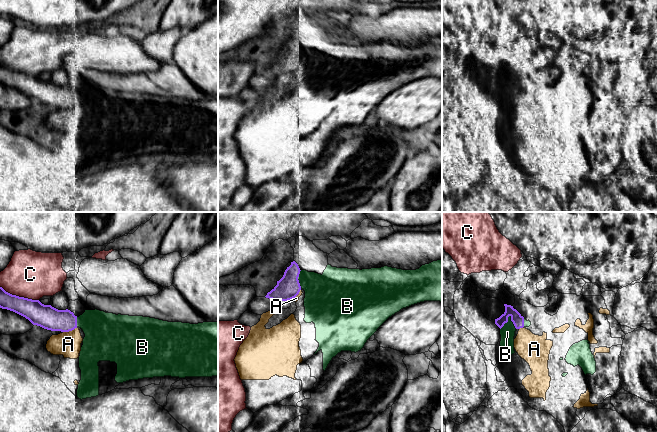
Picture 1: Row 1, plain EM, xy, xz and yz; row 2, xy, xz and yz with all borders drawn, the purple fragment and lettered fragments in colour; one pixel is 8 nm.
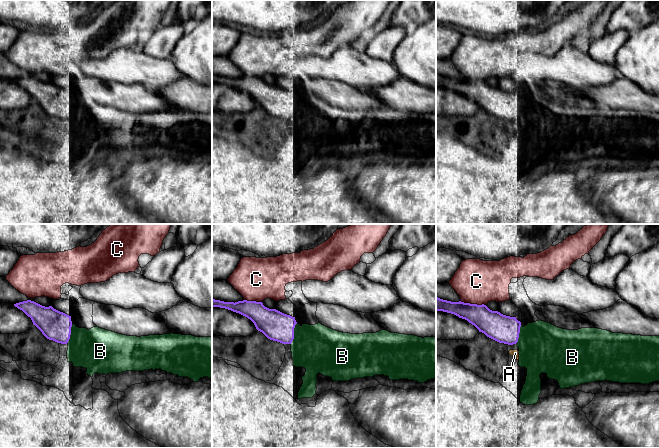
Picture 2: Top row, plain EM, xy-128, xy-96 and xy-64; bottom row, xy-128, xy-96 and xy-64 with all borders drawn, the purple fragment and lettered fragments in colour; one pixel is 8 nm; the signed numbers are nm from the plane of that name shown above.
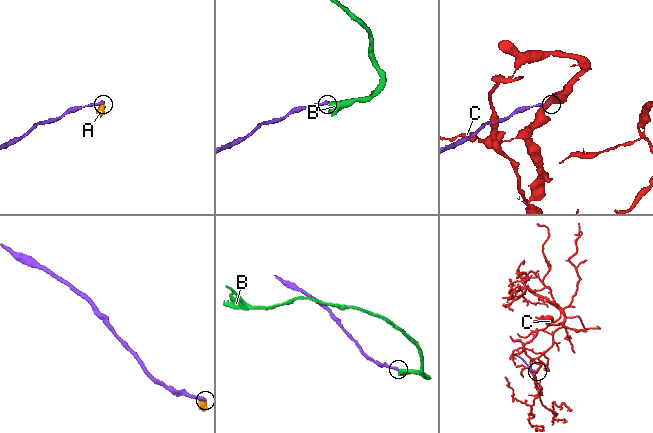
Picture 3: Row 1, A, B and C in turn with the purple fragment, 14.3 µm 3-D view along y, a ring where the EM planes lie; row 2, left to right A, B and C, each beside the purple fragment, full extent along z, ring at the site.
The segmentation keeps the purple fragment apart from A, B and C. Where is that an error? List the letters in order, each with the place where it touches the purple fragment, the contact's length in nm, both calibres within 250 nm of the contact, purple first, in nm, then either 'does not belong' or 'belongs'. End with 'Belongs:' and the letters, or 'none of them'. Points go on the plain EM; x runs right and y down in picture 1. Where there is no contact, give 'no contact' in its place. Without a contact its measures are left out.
A: xy (70, 106) | 130 nm | 190/200 nm | does not belong
B: yz (506, 98) | 150 nm | 90/120 nm | does not belong
C: xy (18, 72) | 340 nm | 180/380 nm | does not belong
Belongs: none of them

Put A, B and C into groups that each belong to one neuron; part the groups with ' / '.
A B / C

